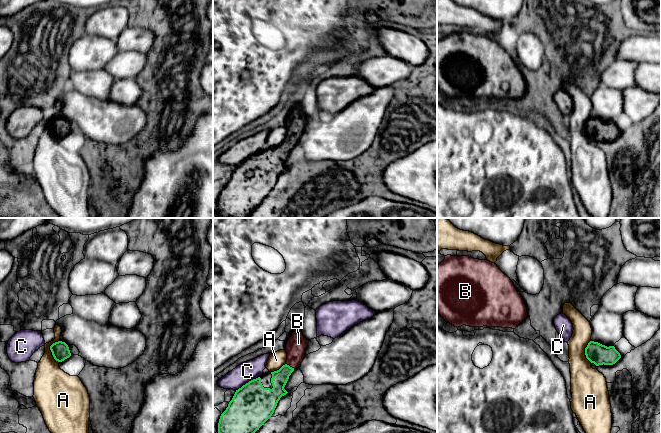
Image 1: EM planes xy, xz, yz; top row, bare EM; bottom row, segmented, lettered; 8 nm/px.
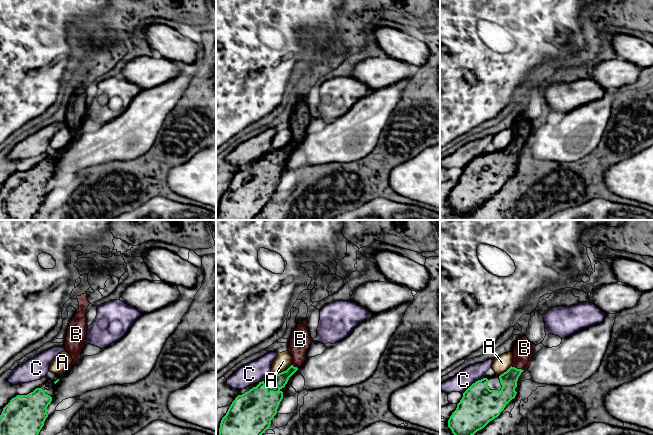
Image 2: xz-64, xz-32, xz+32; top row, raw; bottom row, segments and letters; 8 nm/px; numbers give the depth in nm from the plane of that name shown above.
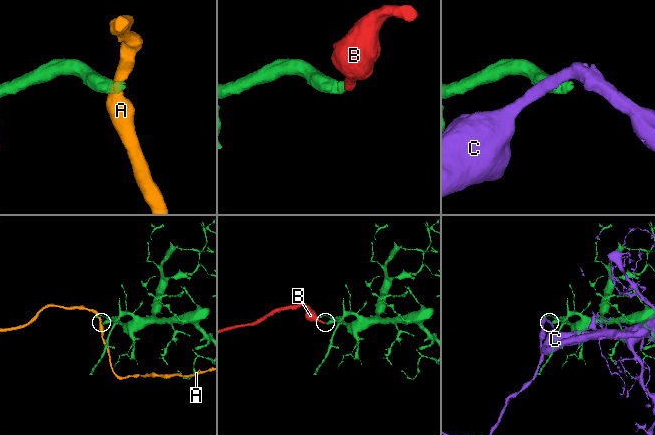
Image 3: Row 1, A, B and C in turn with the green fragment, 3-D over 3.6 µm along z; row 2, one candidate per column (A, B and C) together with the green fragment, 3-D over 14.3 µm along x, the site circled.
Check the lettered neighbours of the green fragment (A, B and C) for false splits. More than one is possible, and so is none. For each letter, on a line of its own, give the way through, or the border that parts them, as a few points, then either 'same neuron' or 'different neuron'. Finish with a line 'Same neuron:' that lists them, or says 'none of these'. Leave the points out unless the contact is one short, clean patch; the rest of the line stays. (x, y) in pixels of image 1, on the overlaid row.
A: along xy (59, 340), (50, 346), (51, 354), (58, 362) | different neuron
B: across xz (280, 377), (289, 366), (294, 359), (295, 348) | same neuron
C: different neuron
Same neuron: B

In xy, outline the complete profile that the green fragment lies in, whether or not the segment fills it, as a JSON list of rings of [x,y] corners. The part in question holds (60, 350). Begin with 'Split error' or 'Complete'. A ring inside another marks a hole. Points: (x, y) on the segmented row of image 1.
Complete. [[[62,341],[53,343],[50,346],[50,350],[54,359],[58,362],[62,362],[71,356],[68,345]]]

